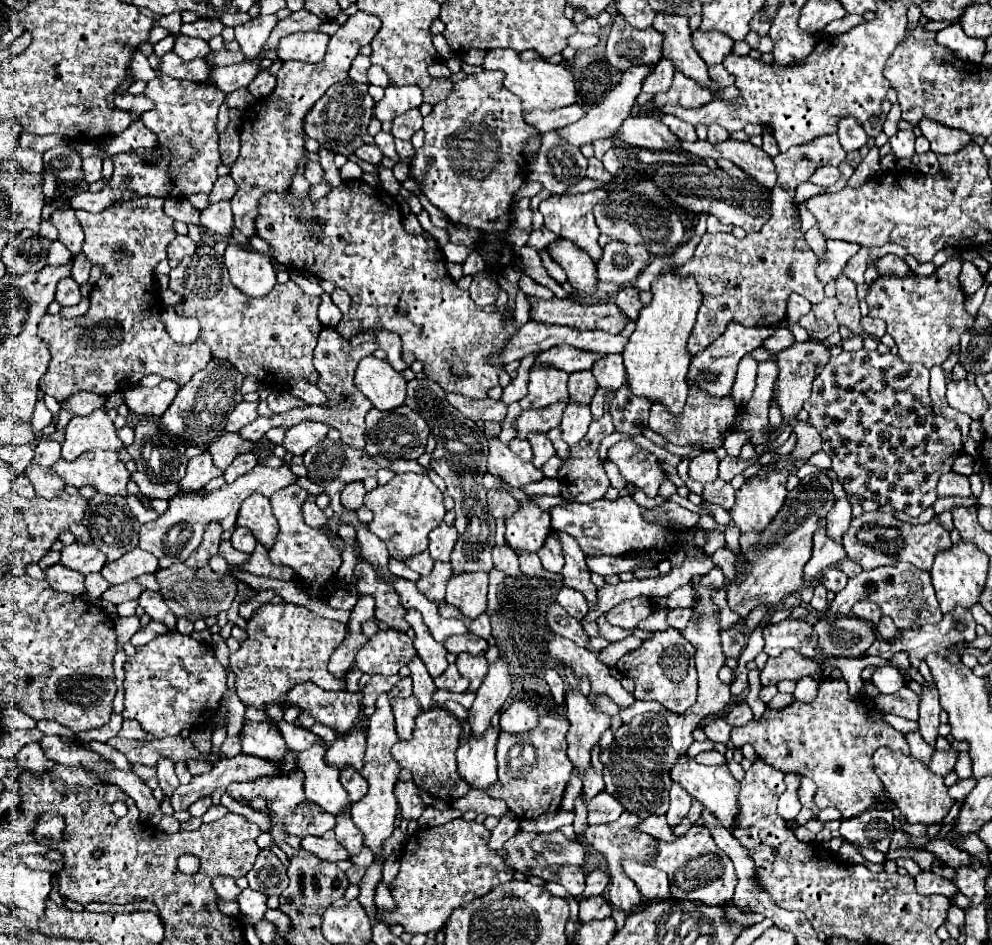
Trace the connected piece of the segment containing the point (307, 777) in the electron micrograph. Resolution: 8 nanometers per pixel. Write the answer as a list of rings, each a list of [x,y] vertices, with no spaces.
[[[312,744],[308,750],[296,754],[296,770],[304,774],[304,794],[310,802],[318,804],[322,810],[338,814],[350,808],[350,798],[344,792],[338,776],[340,770],[324,762],[328,746]]]

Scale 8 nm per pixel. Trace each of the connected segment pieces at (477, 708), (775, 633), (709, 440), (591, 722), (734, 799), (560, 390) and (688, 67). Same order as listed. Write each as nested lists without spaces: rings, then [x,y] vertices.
[[[500,656],[488,670],[482,686],[476,690],[476,700],[470,708],[468,724],[472,734],[482,736],[490,726],[490,718],[498,712],[512,692],[512,674],[508,670],[508,662]]]
[[[786,618],[778,624],[768,624],[764,628],[764,652],[768,656],[778,656],[780,652],[792,648],[800,652],[802,656],[816,658],[820,654],[818,642],[816,642],[816,632],[812,630],[812,624],[808,620],[794,620]]]
[[[690,384],[690,394],[688,394],[688,400],[686,400],[686,406],[684,406],[684,412],[680,414],[680,418],[672,418],[672,414],[668,414],[668,410],[664,410],[664,406],[655,402],[650,409],[648,428],[654,430],[656,434],[664,436],[668,442],[672,442],[676,446],[694,446],[700,450],[716,450],[722,446],[722,438],[734,424],[736,416],[738,416],[738,406],[734,404],[732,396],[712,398],[710,394],[704,394],[704,390],[700,390],[696,384]]]
[[[566,692],[566,716],[570,722],[566,742],[568,742],[568,760],[578,768],[580,774],[590,766],[590,750],[600,740],[600,734],[610,728],[610,716],[600,714],[596,706],[580,692]]]
[[[680,756],[676,766],[672,768],[672,780],[680,782],[682,788],[696,800],[700,800],[718,820],[726,830],[736,830],[736,814],[738,814],[738,792],[740,792],[740,782],[730,774],[728,766],[704,766],[698,764],[690,756]]]
[[[534,366],[530,370],[528,396],[520,400],[520,406],[550,406],[568,396],[568,374],[564,370],[552,370],[552,366]]]
[[[656,14],[652,26],[664,34],[662,56],[672,60],[676,70],[688,78],[708,86],[710,92],[718,92],[718,86],[708,76],[706,62],[692,48],[692,30],[688,28],[688,18],[678,14]]]

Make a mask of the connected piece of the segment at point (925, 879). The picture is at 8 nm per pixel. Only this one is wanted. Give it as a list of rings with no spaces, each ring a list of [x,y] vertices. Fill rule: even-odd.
[[[930,870],[920,872],[914,880],[916,880],[918,894],[942,894],[952,900],[952,896],[958,892],[958,888],[952,882],[948,882],[946,878],[942,878],[936,872],[930,872]]]

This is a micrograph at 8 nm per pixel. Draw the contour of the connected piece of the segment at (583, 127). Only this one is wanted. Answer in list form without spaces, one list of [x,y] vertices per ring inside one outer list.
[[[632,66],[632,70],[622,72],[618,86],[612,88],[608,92],[608,96],[596,108],[590,108],[582,120],[558,130],[558,134],[574,146],[584,146],[584,144],[590,144],[592,140],[598,140],[598,138],[610,138],[616,132],[616,126],[620,126],[624,122],[624,118],[630,116],[630,108],[634,106],[640,90],[642,90],[642,82],[652,70],[654,70],[654,66],[652,68],[650,66]]]

